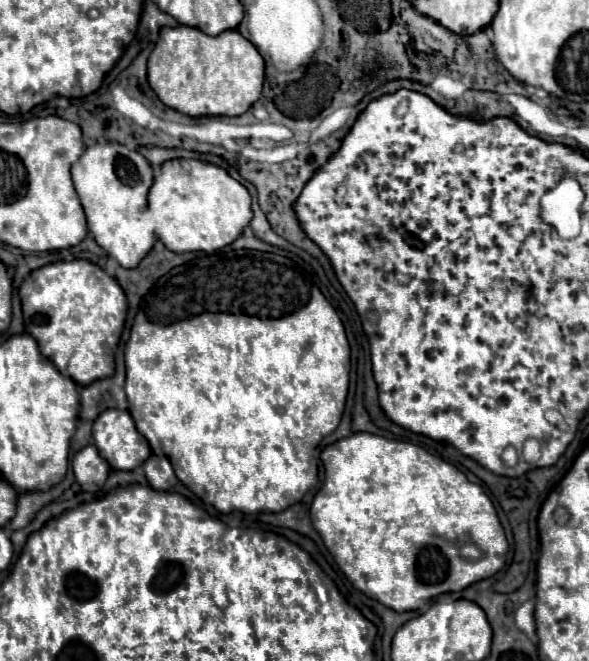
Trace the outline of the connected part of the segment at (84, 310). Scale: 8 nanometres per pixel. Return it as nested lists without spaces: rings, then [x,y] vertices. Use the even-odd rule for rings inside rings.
[[[87,260],[55,262],[55,264],[47,264],[43,268],[33,270],[23,280],[19,294],[21,294],[27,334],[31,334],[37,340],[41,354],[47,356],[59,368],[63,376],[69,376],[81,386],[113,376],[115,348],[119,344],[125,316],[127,316],[127,298],[115,278],[111,278],[103,268]]]

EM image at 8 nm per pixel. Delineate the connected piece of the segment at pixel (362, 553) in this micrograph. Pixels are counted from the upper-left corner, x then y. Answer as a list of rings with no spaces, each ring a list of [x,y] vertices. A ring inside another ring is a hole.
[[[367,432],[329,444],[321,460],[325,466],[325,484],[311,504],[311,522],[341,572],[367,598],[391,610],[409,612],[433,596],[461,592],[505,566],[507,540],[495,506],[483,488],[469,482],[453,464],[429,454],[421,446]]]

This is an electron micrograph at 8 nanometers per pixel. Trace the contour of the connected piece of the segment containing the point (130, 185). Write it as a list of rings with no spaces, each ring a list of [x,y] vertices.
[[[103,142],[81,154],[71,166],[71,176],[95,242],[123,268],[137,268],[155,244],[155,232],[145,218],[147,192],[153,184],[151,164],[137,150],[129,150],[119,142]]]

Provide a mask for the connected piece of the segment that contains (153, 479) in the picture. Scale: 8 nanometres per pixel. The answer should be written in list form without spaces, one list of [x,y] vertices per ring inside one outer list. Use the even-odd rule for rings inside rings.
[[[151,454],[149,460],[143,464],[145,476],[151,488],[157,490],[171,490],[178,482],[172,464],[166,457],[155,456]]]

